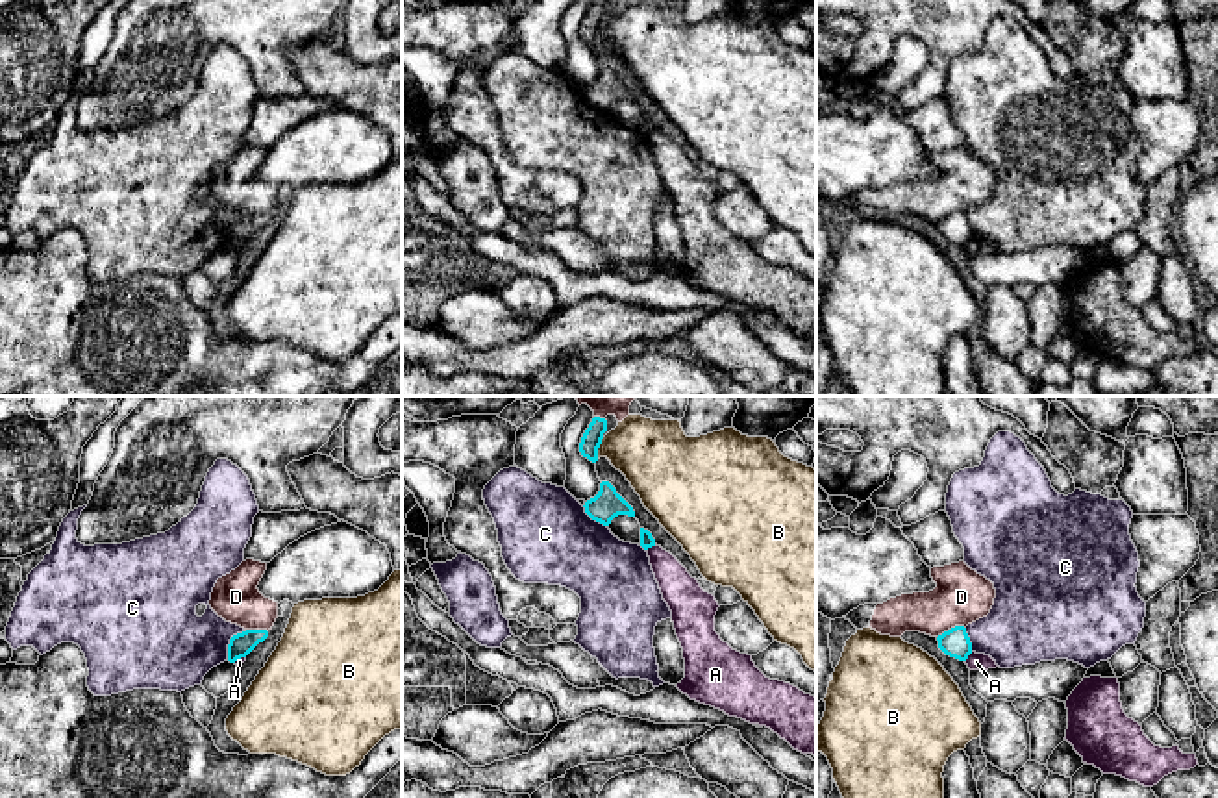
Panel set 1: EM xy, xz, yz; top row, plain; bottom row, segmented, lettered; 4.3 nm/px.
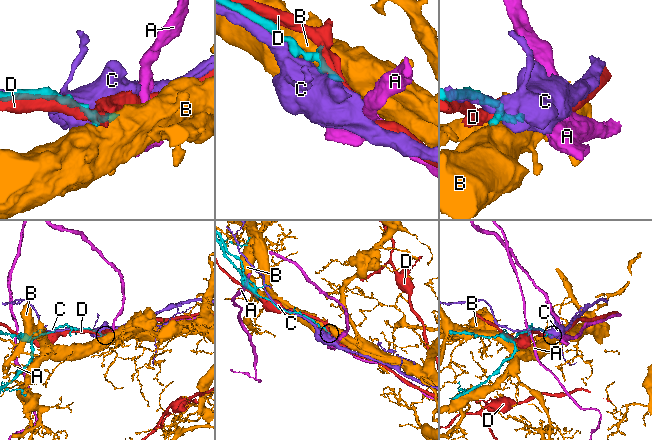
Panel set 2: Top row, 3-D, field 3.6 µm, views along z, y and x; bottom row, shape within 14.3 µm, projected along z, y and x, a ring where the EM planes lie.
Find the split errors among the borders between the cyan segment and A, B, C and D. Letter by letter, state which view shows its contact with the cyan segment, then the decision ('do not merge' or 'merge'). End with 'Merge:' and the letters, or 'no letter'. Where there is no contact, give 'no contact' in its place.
A: meets cyan in xz; do not merge
B: meets cyan in xz; do not merge
C: meets cyan in xy; do not merge
D: meets cyan in yz; do not merge
Merge: no letter

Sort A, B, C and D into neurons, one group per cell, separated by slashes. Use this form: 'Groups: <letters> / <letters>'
Groups: A / B / C / D

